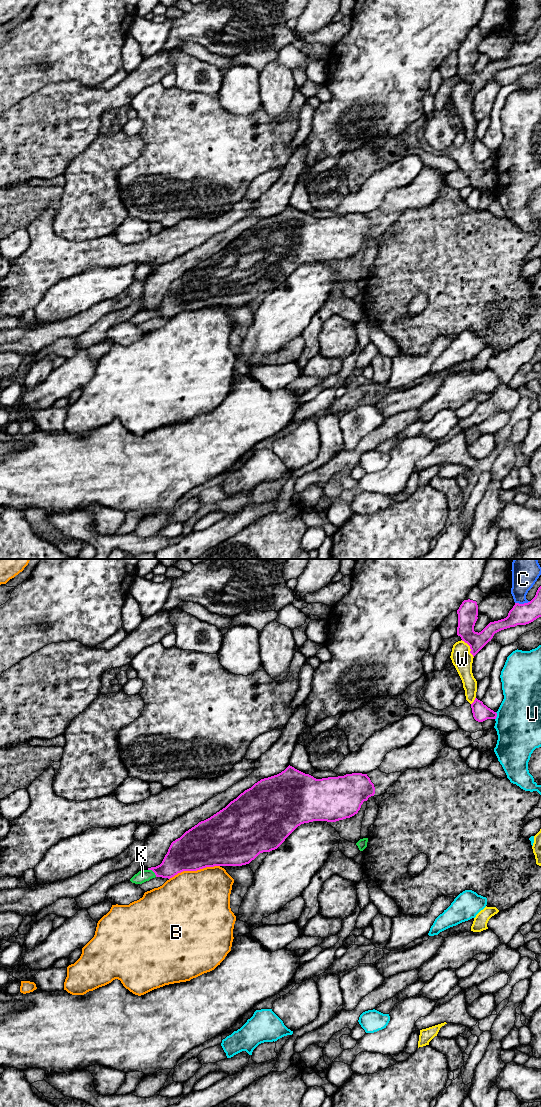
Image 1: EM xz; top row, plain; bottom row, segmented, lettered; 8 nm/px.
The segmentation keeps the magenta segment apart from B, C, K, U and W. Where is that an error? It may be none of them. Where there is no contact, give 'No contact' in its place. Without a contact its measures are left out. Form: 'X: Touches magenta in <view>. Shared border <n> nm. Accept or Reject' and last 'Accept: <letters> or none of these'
B: Touches magenta in xz. Shared border 420 nm. Reject
C: Touches magenta in xz. Shared border 130 nm. Reject
K: Touches magenta in xz. Shared border 90 nm. Reject
U: Touches magenta in xz. Shared border 60 nm. Reject
W: Touches magenta in xz. Shared border 170 nm. Reject
Accept: none of these

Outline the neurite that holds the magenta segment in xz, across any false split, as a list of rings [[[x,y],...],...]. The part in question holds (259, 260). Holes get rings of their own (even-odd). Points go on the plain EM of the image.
[[[289,205],[281,213],[268,218],[261,219],[260,221],[255,223],[251,228],[241,233],[236,239],[231,241],[225,248],[223,248],[222,250],[220,250],[210,258],[199,262],[197,265],[186,271],[180,278],[176,279],[171,283],[162,303],[156,307],[148,308],[148,310],[152,310],[155,313],[156,317],[170,319],[183,311],[197,311],[206,307],[214,307],[214,306],[242,306],[249,304],[260,293],[270,292],[272,290],[277,289],[285,281],[285,279],[301,264],[313,261],[336,262],[339,260],[350,258],[355,254],[357,254],[363,242],[367,241],[369,237],[374,236],[374,234],[375,234],[374,224],[371,222],[367,214],[352,213],[352,214],[346,214],[344,216],[316,219],[313,216],[305,214]]]

